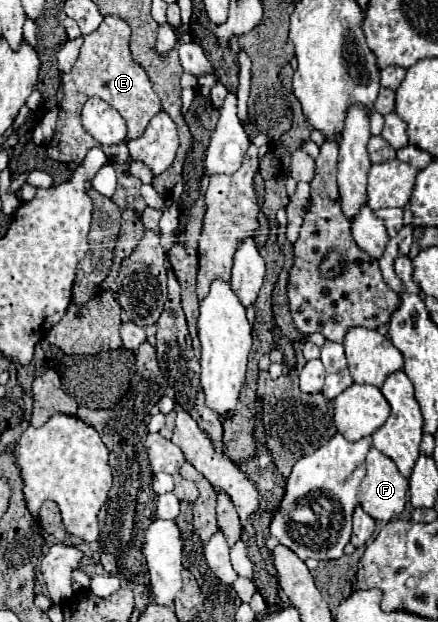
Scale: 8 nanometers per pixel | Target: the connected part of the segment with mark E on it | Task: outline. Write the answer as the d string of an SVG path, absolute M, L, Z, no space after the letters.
M106 16L104 22L100 24L100 28L86 36L84 44L80 46L76 64L72 66L70 72L62 74L62 94L64 96L62 96L62 104L60 104L58 124L56 124L54 138L50 140L50 144L46 148L46 152L52 160L62 162L62 164L68 164L74 160L74 162L82 164L86 158L86 152L90 148L98 146L98 142L92 136L88 136L88 132L84 132L84 128L80 124L80 110L90 96L100 96L104 102L114 106L120 112L120 116L126 120L126 126L128 126L126 140L116 146L100 146L104 150L104 154L108 156L108 160L118 162L118 164L124 164L130 160L126 142L140 138L144 134L148 122L162 110L160 100L148 80L148 74L130 56L128 40L130 40L130 26L124 20L120 20L118 16Z

